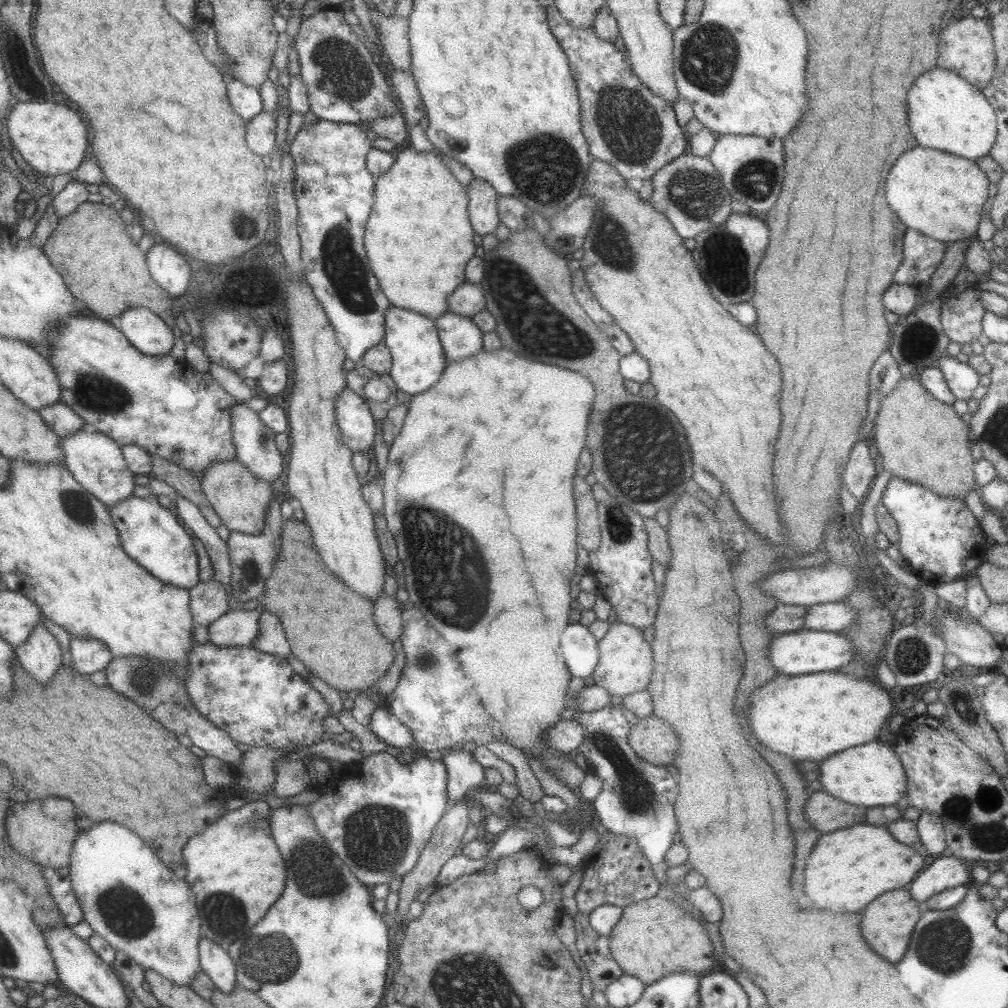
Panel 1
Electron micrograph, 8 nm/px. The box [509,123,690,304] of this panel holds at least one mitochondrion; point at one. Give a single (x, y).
(615, 248)

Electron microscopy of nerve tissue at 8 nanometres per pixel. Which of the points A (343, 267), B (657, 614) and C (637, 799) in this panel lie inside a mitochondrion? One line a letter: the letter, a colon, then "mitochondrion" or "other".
A: mitochondrion
B: other
C: mitochondrion

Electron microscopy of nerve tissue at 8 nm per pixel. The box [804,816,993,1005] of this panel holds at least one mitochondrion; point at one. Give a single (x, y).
(944, 943)

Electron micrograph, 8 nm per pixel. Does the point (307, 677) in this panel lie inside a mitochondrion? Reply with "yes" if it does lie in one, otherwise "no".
no

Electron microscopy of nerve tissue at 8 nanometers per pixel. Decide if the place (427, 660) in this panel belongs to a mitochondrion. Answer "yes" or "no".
yes

